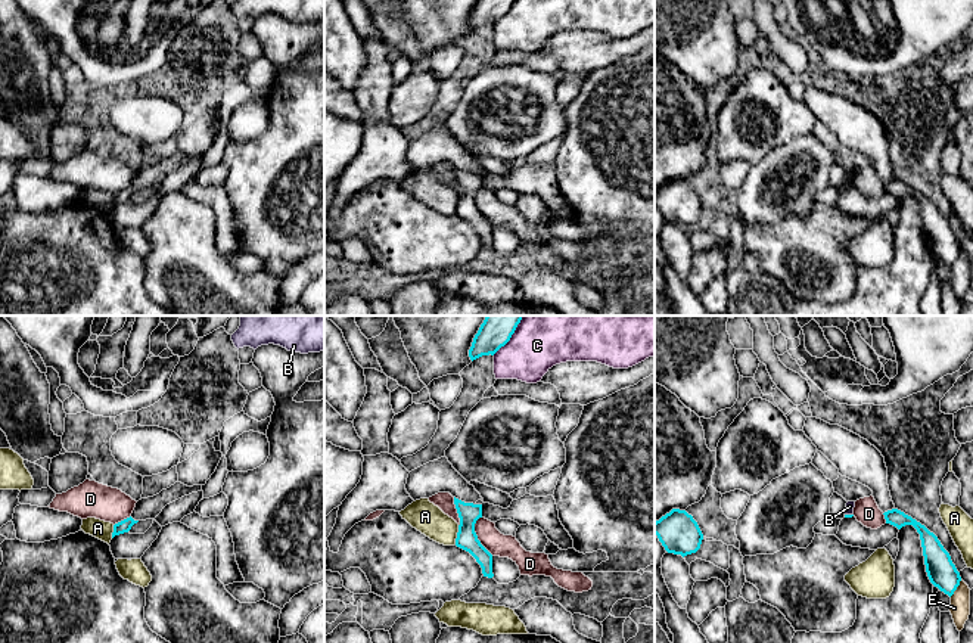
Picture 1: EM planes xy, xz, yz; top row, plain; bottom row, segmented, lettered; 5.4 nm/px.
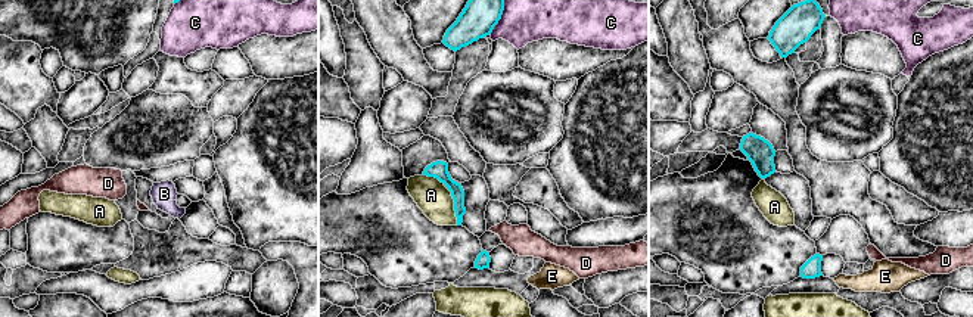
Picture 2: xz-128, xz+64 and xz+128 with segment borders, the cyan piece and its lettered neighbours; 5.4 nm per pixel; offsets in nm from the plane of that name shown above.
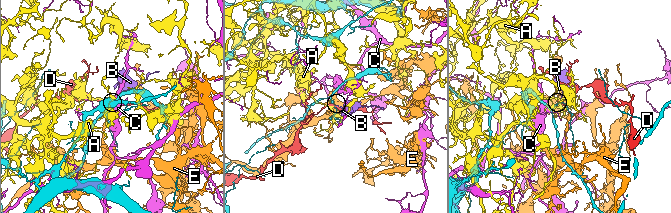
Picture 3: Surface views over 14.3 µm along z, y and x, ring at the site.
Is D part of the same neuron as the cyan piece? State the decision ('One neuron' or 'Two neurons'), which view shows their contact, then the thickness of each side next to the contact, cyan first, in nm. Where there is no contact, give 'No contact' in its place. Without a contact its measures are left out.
Two neurons. Touches cyan in xz. Thickness 110 nm (cyan) against 130 nm

